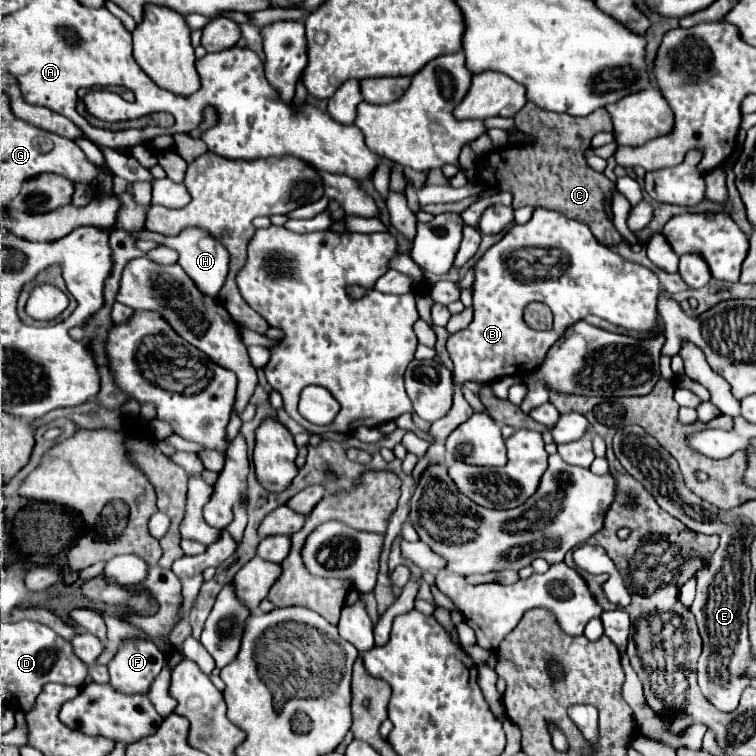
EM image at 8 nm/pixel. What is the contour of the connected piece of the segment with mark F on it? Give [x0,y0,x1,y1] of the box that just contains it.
[109,637,165,693]

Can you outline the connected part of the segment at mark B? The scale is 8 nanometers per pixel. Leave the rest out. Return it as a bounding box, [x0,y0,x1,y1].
[447,209,659,385]

